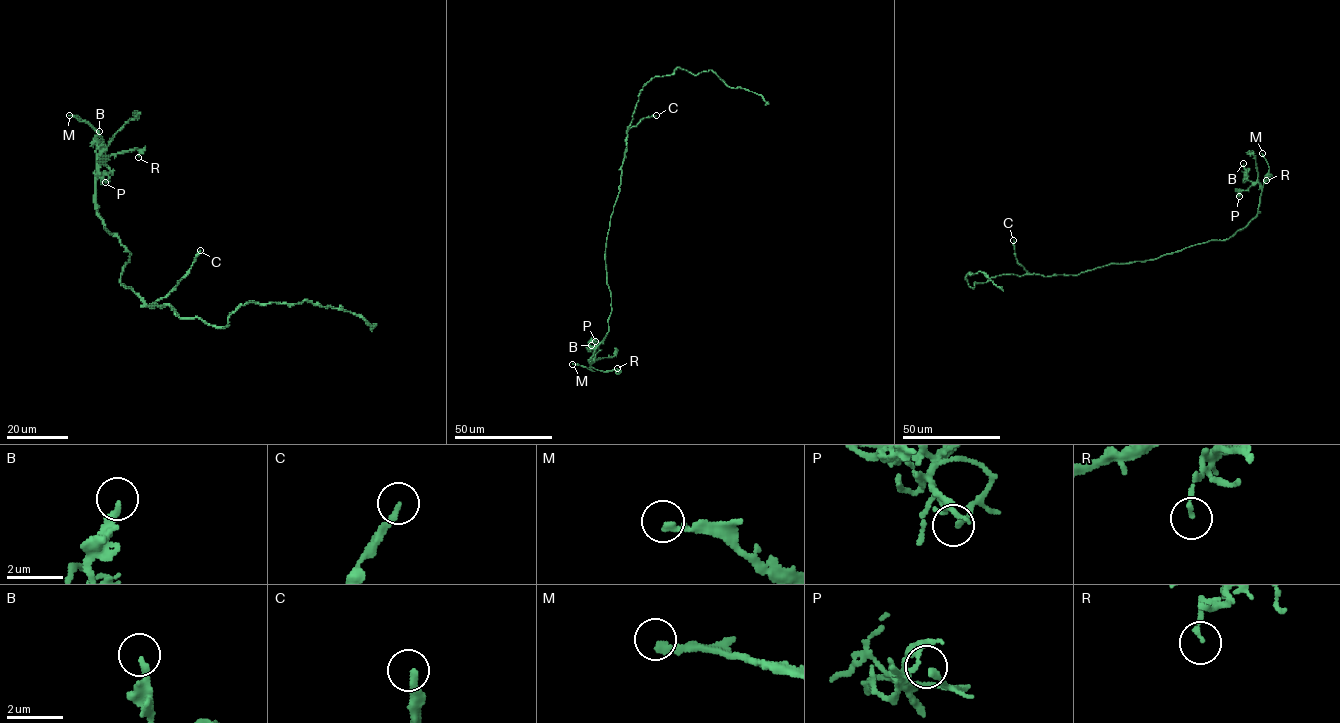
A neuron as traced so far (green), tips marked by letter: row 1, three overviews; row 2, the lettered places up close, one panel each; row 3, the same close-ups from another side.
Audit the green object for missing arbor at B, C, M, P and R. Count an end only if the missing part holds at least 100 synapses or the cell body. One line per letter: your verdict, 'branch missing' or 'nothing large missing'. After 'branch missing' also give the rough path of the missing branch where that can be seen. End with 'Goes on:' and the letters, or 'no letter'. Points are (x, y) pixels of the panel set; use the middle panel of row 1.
B: nothing large missing
C: branch missing | (656, 115), (671, 123), (667, 145), (659, 153), (669, 154), (665, 172)
M: branch missing
P: nothing large missing
R: nothing large missing
Goes on: C, M

